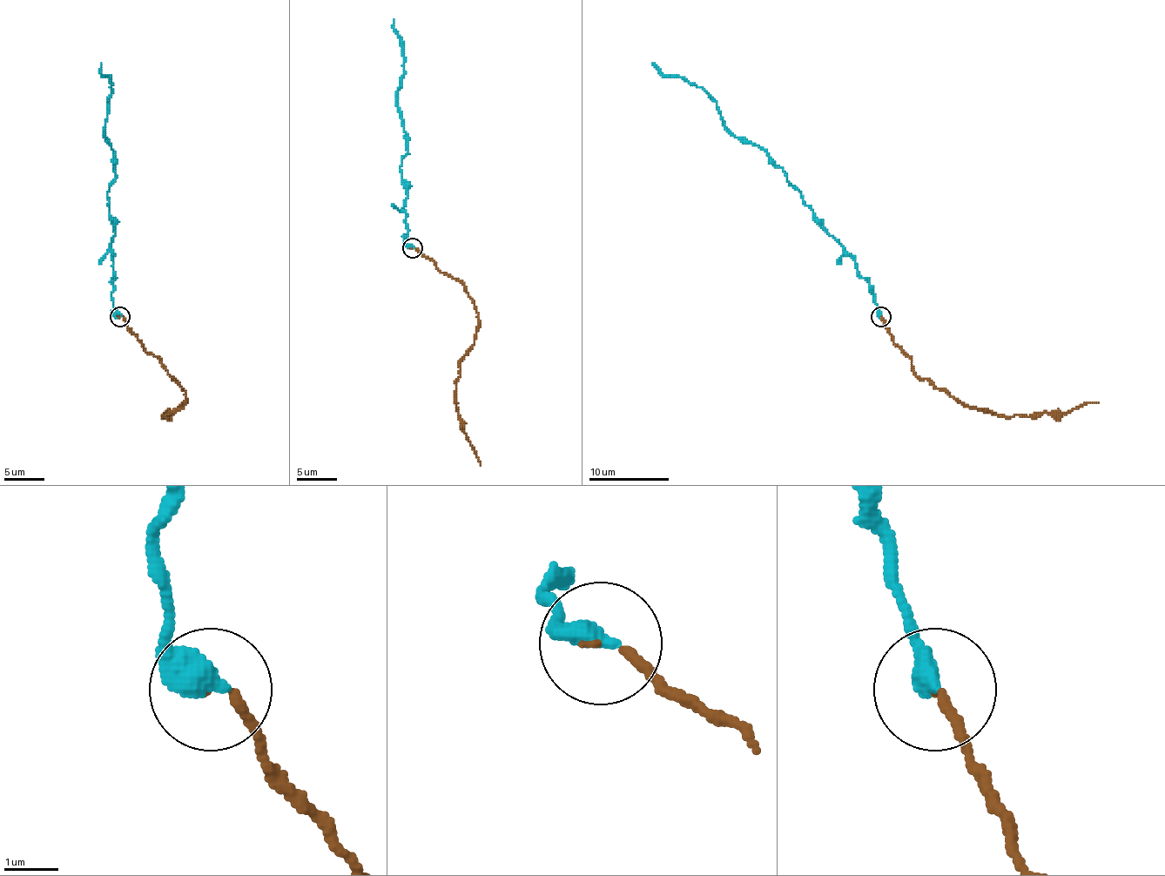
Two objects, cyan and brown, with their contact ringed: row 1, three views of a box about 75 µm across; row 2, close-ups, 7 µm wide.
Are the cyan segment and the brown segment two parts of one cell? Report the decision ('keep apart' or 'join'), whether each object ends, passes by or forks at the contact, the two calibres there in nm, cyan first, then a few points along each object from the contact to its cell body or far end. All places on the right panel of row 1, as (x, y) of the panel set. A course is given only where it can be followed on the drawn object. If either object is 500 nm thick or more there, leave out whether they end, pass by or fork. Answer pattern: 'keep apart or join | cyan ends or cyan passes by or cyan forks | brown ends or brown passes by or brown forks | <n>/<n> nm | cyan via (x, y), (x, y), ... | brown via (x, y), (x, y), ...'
join | 500/140 nm | cyan via (881, 316), (855, 259), (787, 173), (757, 145), (726, 129), (717, 103), (700, 87), (666, 77), (652, 63) | brown via (881, 316), (892, 340), (912, 360), (915, 374), (952, 396), (995, 414), (1027, 416), (1060, 413), (1098, 402)

